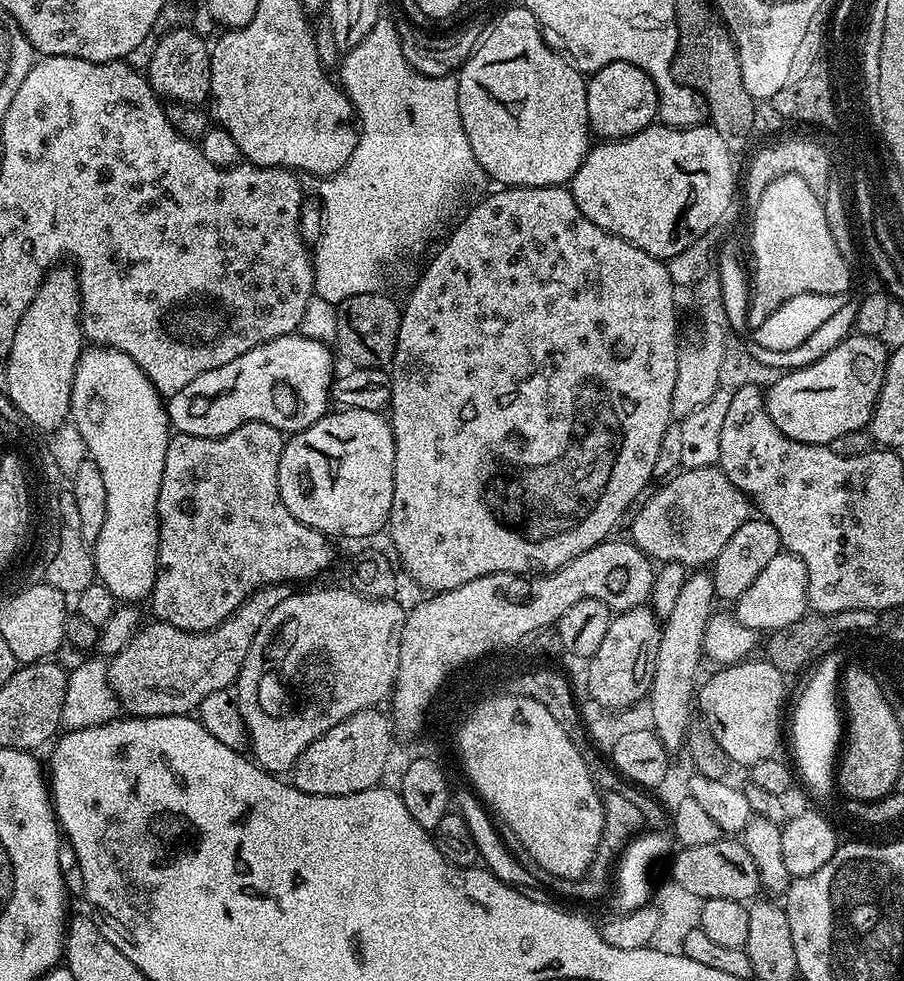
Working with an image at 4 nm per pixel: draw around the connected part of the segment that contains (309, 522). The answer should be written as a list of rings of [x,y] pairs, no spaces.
[[[340,408],[329,411],[305,432],[289,435],[282,450],[282,458],[278,462],[278,490],[286,510],[290,510],[290,514],[294,514],[294,518],[298,518],[298,522],[323,532],[329,538],[335,538],[335,536],[372,536],[379,528],[381,531],[387,525],[390,506],[394,502],[394,434],[389,417],[384,412],[375,412],[374,410]]]

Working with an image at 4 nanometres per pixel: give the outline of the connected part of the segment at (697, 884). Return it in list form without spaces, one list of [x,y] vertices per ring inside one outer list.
[[[721,838],[709,842],[706,846],[680,848],[675,853],[671,879],[683,889],[690,890],[703,901],[710,898],[734,898],[745,902],[751,901],[755,892],[761,891],[758,878],[758,866],[750,858],[750,850],[736,838]]]

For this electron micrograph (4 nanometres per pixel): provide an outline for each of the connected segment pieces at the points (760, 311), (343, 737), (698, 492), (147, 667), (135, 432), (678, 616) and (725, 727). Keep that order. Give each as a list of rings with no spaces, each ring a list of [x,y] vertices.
[[[786,174],[774,178],[767,186],[764,187],[764,192],[755,201],[756,213],[750,216],[754,234],[750,237],[750,244],[752,244],[752,268],[750,266],[750,291],[748,293],[748,328],[755,329],[762,325],[770,314],[774,314],[776,310],[784,302],[788,302],[790,298],[795,298],[800,294],[828,294],[828,295],[842,295],[849,291],[848,287],[851,286],[854,280],[854,274],[849,271],[842,258],[837,255],[834,240],[828,233],[826,214],[824,213],[823,202],[821,197],[814,194],[814,190],[810,190],[810,186],[806,186],[806,182],[802,182],[802,178],[798,178],[794,174]]]
[[[379,707],[364,708],[361,712],[355,712],[350,718],[338,722],[326,734],[322,734],[298,758],[290,773],[291,783],[295,784],[298,790],[306,794],[318,794],[319,796],[345,796],[346,794],[358,794],[367,788],[377,787],[384,776],[384,767],[388,764],[388,755],[392,752],[392,732],[394,724],[387,715],[380,713]]]
[[[719,466],[680,470],[673,480],[666,481],[646,500],[635,509],[631,543],[653,561],[685,566],[711,565],[722,546],[730,542],[734,530],[754,512],[748,497],[726,478]]]
[[[267,584],[210,632],[187,632],[173,624],[146,623],[108,664],[108,681],[116,701],[129,716],[186,716],[197,711],[208,694],[233,687],[246,662],[252,636],[262,622],[290,594],[288,584]]]
[[[92,346],[81,352],[80,361],[76,367],[74,386],[72,387],[72,411],[70,413],[70,420],[76,432],[82,434],[82,442],[86,442],[89,457],[96,463],[98,470],[102,470],[102,479],[106,485],[106,522],[102,522],[102,530],[98,534],[98,538],[94,541],[94,559],[96,561],[96,574],[99,583],[105,584],[110,590],[110,594],[114,594],[117,601],[120,602],[136,602],[132,600],[140,600],[143,596],[144,599],[151,597],[152,587],[156,581],[158,542],[160,541],[158,490],[162,486],[162,470],[166,462],[166,450],[168,449],[168,441],[170,439],[168,409],[165,401],[162,399],[160,393],[156,391],[156,387],[150,382],[150,378],[146,378],[146,374],[138,366],[138,362],[134,362],[134,358],[130,358],[130,354],[117,352],[115,348]]]
[[[696,570],[687,577],[682,590],[675,600],[674,610],[662,620],[656,669],[652,675],[652,687],[648,689],[646,705],[652,711],[651,727],[669,753],[683,749],[690,717],[694,712],[694,693],[698,688],[696,671],[704,656],[704,634],[706,622],[714,615],[712,600],[717,599],[711,575],[704,570]]]
[[[749,658],[746,660],[741,660],[738,664],[730,664],[721,667],[716,670],[716,673],[709,678],[708,681],[701,683],[698,688],[698,708],[700,708],[704,713],[702,713],[702,719],[705,724],[707,724],[708,729],[714,734],[714,738],[718,742],[718,746],[722,746],[722,750],[726,750],[726,754],[732,759],[733,765],[739,766],[739,764],[744,764],[744,766],[751,766],[754,762],[762,762],[766,758],[771,756],[776,756],[778,750],[776,747],[780,744],[780,707],[784,704],[784,680],[786,680],[785,673],[779,672],[772,664],[768,663],[767,659],[760,658]]]

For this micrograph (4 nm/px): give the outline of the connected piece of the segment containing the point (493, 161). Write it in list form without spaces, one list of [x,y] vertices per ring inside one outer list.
[[[509,7],[501,11],[501,16],[497,18],[496,25],[492,29],[487,29],[486,35],[476,45],[472,57],[458,69],[458,114],[462,118],[462,130],[466,130],[466,138],[470,142],[470,150],[474,150],[476,167],[481,173],[485,172],[492,180],[497,180],[497,185],[507,186],[509,188],[555,188],[564,186],[571,181],[572,176],[582,166],[584,156],[588,153],[590,147],[590,129],[588,126],[588,111],[586,110],[586,94],[588,85],[585,77],[576,69],[575,64],[569,62],[563,55],[559,56],[555,52],[553,45],[549,41],[540,44],[540,39],[545,36],[536,36],[536,29],[539,28],[539,22],[532,24],[532,19],[536,16],[530,14],[526,8],[523,12],[512,12]]]

